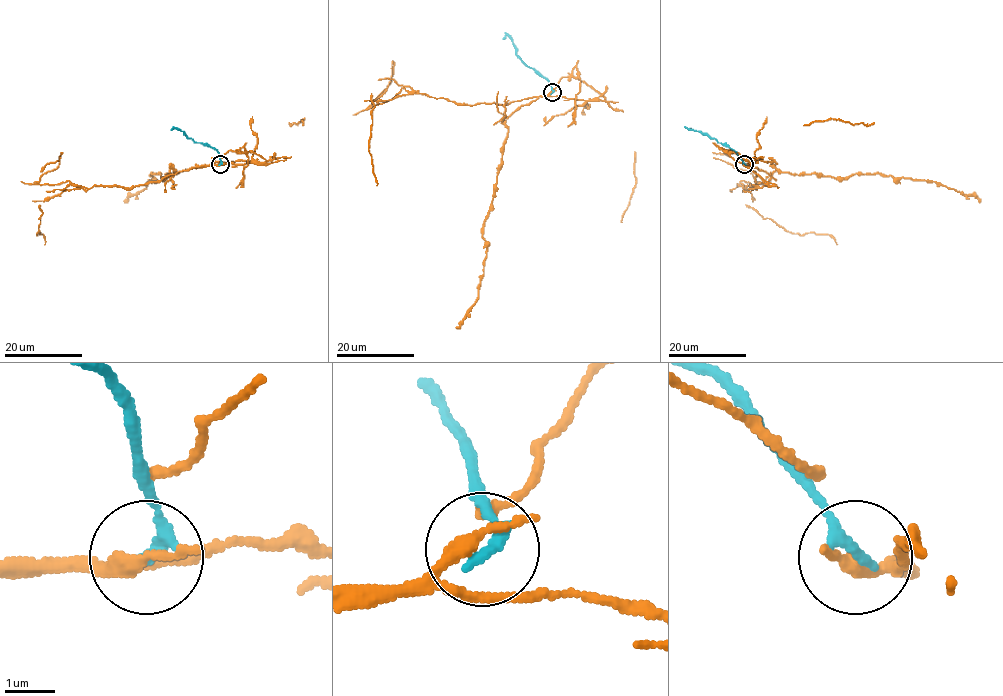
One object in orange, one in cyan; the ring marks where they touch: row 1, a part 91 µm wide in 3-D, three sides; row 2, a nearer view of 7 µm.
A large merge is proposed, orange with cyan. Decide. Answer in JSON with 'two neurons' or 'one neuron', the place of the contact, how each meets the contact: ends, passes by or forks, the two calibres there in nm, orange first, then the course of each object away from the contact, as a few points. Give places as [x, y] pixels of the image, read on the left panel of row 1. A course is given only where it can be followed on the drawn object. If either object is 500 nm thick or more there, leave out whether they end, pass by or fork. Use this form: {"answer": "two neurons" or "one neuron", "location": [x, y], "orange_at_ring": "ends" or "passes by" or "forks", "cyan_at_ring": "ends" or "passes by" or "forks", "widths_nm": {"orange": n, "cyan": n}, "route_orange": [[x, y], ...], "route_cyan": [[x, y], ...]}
{"answer": "two neurons", "location": [220, 164], "orange_at_ring": "passes by", "cyan_at_ring": "ends", "widths_nm": {"orange": 240, "cyan": 280}, "route_orange": [[219, 164], [196, 166], [129, 188], [76, 187], [35, 202], [42, 214], [36, 235], [42, 234], [44, 244]], "route_cyan": [[220, 164], [215, 149], [196, 143], [175, 128], [171, 130]]}

